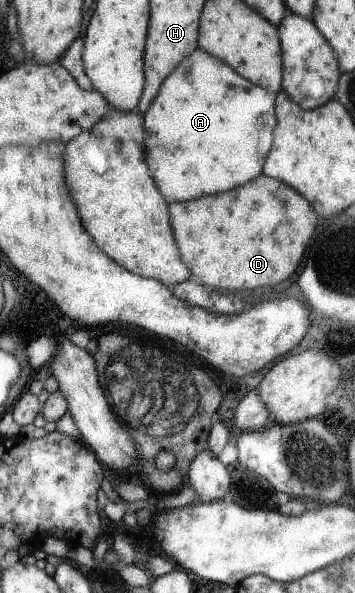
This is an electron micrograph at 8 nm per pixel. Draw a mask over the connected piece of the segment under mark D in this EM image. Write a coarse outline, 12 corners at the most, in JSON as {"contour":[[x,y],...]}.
{"contour":[[258,176],[172,204],[184,264],[236,292],[286,280],[318,226]]}

